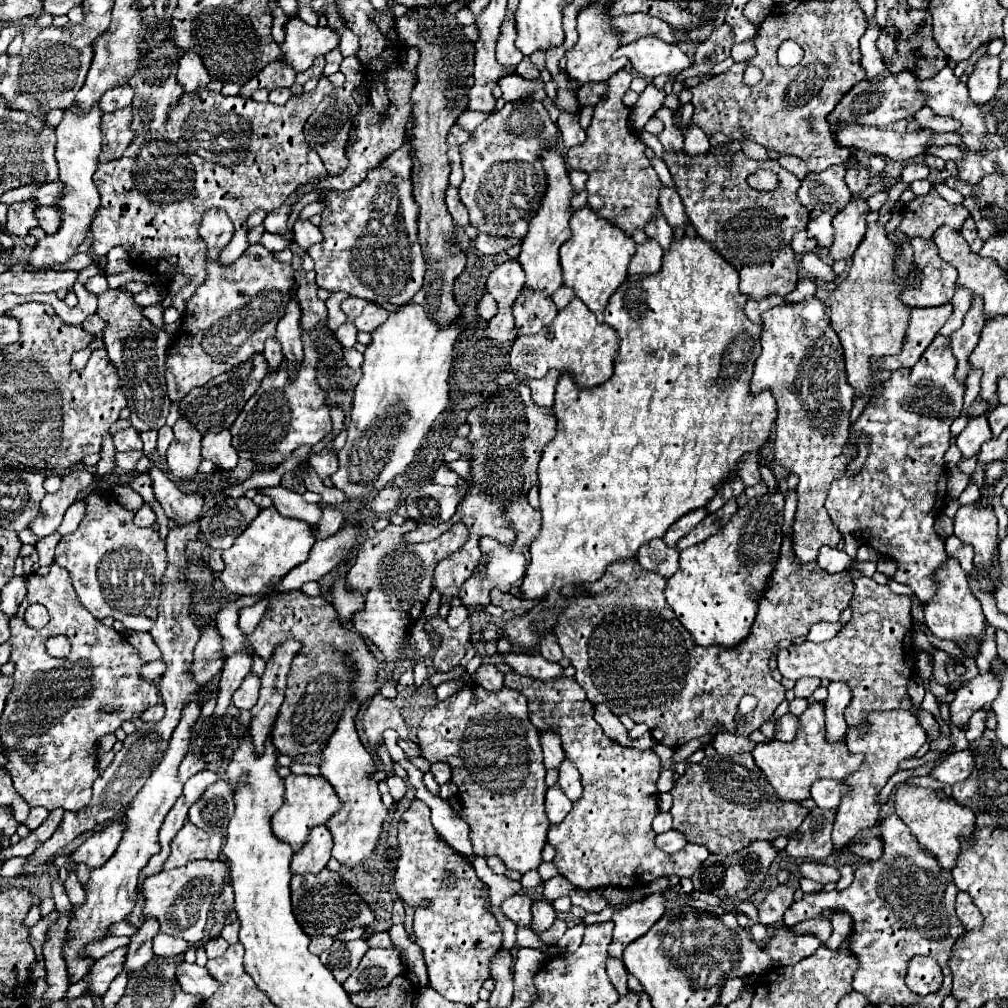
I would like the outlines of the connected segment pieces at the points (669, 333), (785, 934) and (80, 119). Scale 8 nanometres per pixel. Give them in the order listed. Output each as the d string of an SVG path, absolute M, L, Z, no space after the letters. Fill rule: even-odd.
M684 238L684 240L674 242L672 248L668 252L664 252L662 272L658 272L656 276L650 276L650 278L640 278L640 280L636 280L636 276L628 276L626 282L612 294L612 300L608 302L608 308L604 312L606 324L616 328L618 340L620 340L612 378L606 380L604 384L596 386L596 388L580 390L580 388L576 388L576 384L572 384L570 376L562 376L558 380L558 386L556 386L556 402L554 402L552 410L554 410L554 416L558 420L558 432L556 432L554 440L544 448L542 460L538 464L542 530L540 530L540 536L530 546L532 562L530 562L526 576L524 576L524 582L520 586L522 598L534 600L534 608L522 618L508 620L506 626L502 628L504 636L514 646L518 646L522 652L536 652L544 634L554 630L558 616L568 608L570 602L576 600L576 598L544 598L548 592L560 592L568 584L572 584L572 586L592 584L592 582L600 580L600 576L604 576L604 572L610 564L632 560L638 554L640 546L648 544L654 538L662 538L666 534L666 530L678 518L682 518L684 514L688 514L696 508L704 508L716 496L716 486L720 486L720 484L732 480L734 476L738 476L738 466L742 464L742 458L746 454L758 454L758 450L766 444L766 440L770 436L772 422L776 420L776 402L774 402L770 392L750 396L752 360L756 362L756 358L760 356L762 326L752 324L744 316L746 300L748 298L744 294L740 294L740 290L738 290L736 270L724 258L720 258L720 254L716 250L712 250L708 242L704 242L700 238L696 238L696 240Z
M780 926L764 946L764 952L772 958L773 967L779 968L811 956L819 946L820 940L814 934L794 934L788 926Z
M94 104L94 108L86 116L76 116L72 106L70 110L64 112L64 118L56 128L56 138L58 138L56 160L60 166L60 180L66 184L66 192L56 204L62 210L62 226L54 236L46 236L44 240L40 240L28 254L26 262L36 270L46 272L52 268L52 264L66 264L82 244L86 228L94 218L94 210L100 206L100 194L92 182L92 174L98 168L98 156L102 148L100 118L102 118L102 112L98 104Z

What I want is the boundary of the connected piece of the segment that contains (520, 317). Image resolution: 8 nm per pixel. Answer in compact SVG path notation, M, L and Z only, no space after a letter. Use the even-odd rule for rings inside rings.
M524 296L514 304L514 328L516 336L538 334L542 328L552 324L556 318L556 308L552 308L552 300L544 300L544 296Z

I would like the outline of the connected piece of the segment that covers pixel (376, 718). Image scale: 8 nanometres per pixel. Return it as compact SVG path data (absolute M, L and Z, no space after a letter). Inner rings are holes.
M376 694L370 700L370 704L364 712L364 718L362 718L362 726L364 726L364 732L368 736L368 744L372 746L374 754L384 740L384 730L388 730L388 728L398 730L400 738L410 740L410 726L400 716L394 700L384 698L382 694Z

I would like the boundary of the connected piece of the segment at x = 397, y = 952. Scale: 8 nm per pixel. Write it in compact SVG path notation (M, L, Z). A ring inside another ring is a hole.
M370 948L360 960L360 966L348 976L348 980L342 986L348 994L372 988L384 988L400 972L406 972L406 962L400 948L390 950Z

